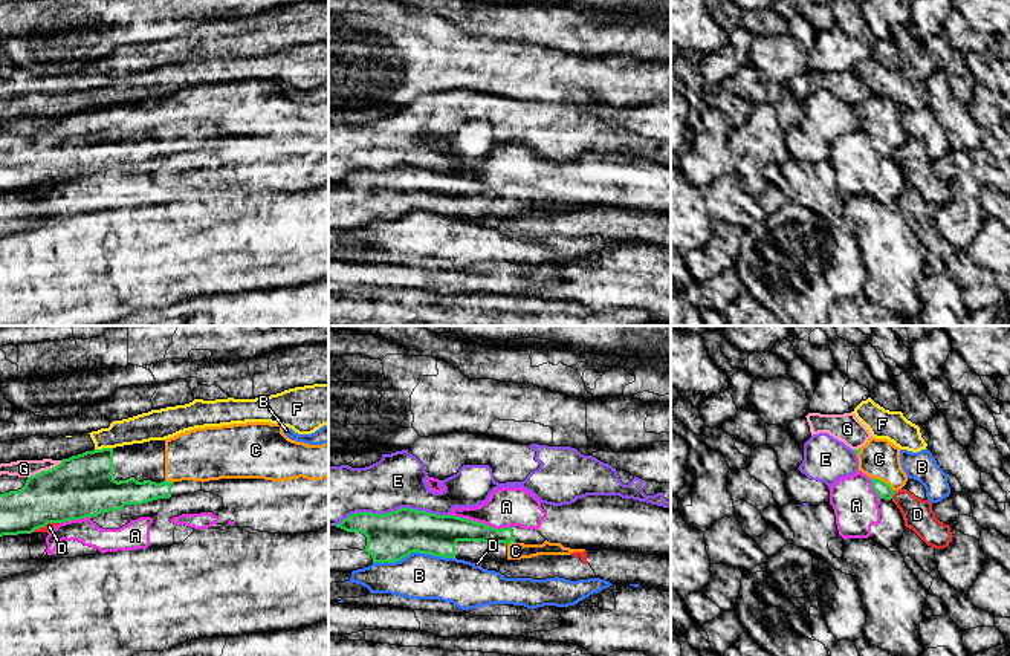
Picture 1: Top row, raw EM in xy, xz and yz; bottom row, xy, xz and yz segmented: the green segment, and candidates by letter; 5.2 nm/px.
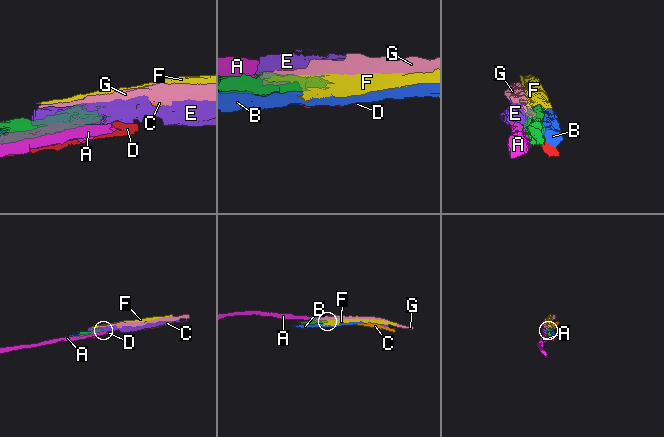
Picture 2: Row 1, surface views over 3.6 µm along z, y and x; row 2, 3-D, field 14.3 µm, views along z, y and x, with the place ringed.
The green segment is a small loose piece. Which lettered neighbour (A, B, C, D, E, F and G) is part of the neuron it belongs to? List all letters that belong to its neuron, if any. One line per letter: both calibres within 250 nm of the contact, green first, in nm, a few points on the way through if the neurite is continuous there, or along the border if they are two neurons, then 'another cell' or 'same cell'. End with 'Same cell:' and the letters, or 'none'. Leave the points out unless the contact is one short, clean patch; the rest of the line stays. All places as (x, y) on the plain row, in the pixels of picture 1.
A: calibres 220 and 200 nm; another cell
B: calibres 260 and 240 nm; another cell
C: calibres 80 and 200 nm; way yz (882, 147), (880, 138), (879, 116); same cell
D: calibres 80 and 160 nm; another cell
E: calibres 260 and 280 nm; another cell
F: calibres 320 and 150 nm; border xy (112, 104), (95, 107); another cell
G: calibres 320 and 100 nm; another cell
Same cell: C

